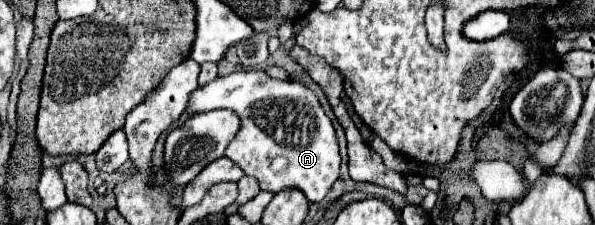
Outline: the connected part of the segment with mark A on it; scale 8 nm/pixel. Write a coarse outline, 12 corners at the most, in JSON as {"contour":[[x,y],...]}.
{"contour":[[262,70],[218,76],[188,112],[230,108],[226,158],[310,204],[338,180],[318,96]]}

